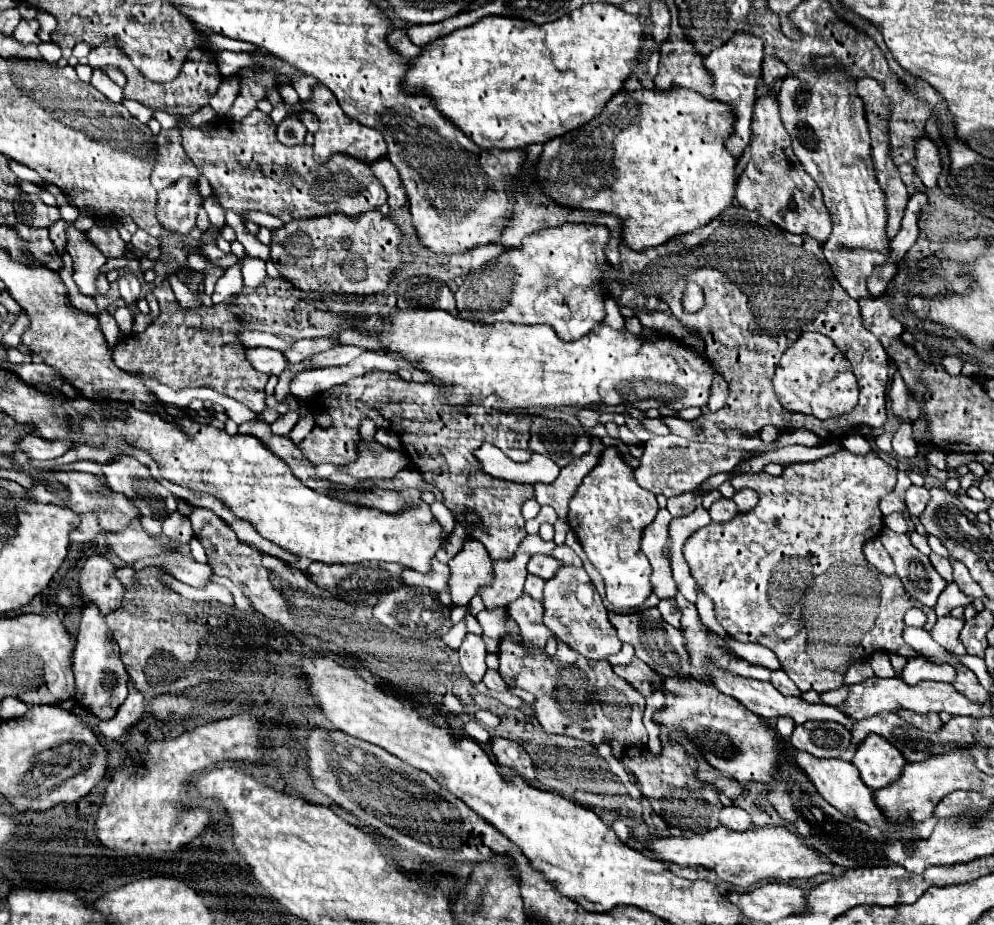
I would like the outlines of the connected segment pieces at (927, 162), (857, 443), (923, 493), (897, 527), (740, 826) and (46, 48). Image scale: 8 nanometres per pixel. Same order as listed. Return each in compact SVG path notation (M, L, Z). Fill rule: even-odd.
M921 139L915 145L915 173L927 189L937 187L937 177L941 173L941 161L937 155L937 147L929 139Z
M857 429L849 431L849 433L841 439L841 443L843 443L845 449L849 449L851 453L857 453L857 455L863 455L863 453L869 453L869 451L871 451L871 443L869 443L865 437L861 437Z
M911 485L911 487L907 489L905 503L907 503L907 509L909 509L911 515L917 515L917 517L919 517L919 515L923 513L927 501L929 501L929 491L927 491L925 487L915 487L915 485Z
M901 513L887 515L883 521L885 521L885 525L887 525L891 531L895 531L895 533L907 533L907 523L905 523L905 519L903 519Z
M723 807L721 809L721 815L719 815L721 823L733 831L745 831L745 829L751 829L753 823L751 823L751 817L747 811L743 811L741 807Z
M53 41L41 42L38 46L41 57L48 64L56 64L58 60L62 57L60 48Z

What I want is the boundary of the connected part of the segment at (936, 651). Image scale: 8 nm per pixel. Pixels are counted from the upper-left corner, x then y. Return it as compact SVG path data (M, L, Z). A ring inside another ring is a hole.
M905 627L903 631L903 637L905 641L917 651L917 653L925 653L925 655L937 655L937 657L943 657L945 649L933 641L933 637L925 631L925 629L917 629L917 627Z

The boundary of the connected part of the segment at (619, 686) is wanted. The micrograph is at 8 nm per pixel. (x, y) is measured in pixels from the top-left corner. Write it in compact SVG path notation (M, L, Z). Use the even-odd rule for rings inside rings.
M521 595L517 601L513 601L507 607L509 615L517 621L521 627L523 643L517 645L511 639L503 639L499 647L499 673L507 685L515 685L519 689L531 691L535 695L535 719L547 733L567 735L581 741L587 741L589 745L597 747L601 743L619 741L623 747L647 745L647 731L643 725L643 707L645 697L637 693L625 679L617 677L607 661L591 663L585 657L577 655L569 645L559 643L559 655L545 657L541 653L531 655L535 649L543 649L547 639L553 637L553 633L543 625L543 603L531 599L529 595ZM579 669L583 679L577 683L563 683L561 675L563 671ZM579 703L585 707L585 711L565 711L563 707Z

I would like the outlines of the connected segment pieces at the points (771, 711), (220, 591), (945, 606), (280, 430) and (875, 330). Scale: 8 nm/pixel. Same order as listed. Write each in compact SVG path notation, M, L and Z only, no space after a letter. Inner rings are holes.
M707 661L707 669L711 671L713 675L713 683L715 687L725 693L725 695L731 695L733 699L737 699L739 703L743 703L749 711L753 711L755 715L761 715L765 717L767 721L775 721L779 717L791 717L797 725L805 723L805 721L837 721L841 725L847 725L847 723L853 723L853 719L845 717L837 707L829 707L829 705L823 705L823 703L817 703L817 705L811 705L807 701L803 701L801 697L785 697L781 695L769 681L755 681L755 679L743 679L743 677L737 677L737 675L731 675L727 671L721 671L717 669L711 661Z
M161 573L159 581L167 589L171 589L171 591L179 593L181 597L185 597L189 601L195 601L195 603L211 603L213 601L213 603L221 603L221 605L229 605L229 607L233 605L233 595L217 583L205 583L203 587L189 587L189 585L177 581L175 577L167 575L167 573Z
M951 583L939 595L939 601L935 605L935 613L937 613L937 617L943 617L943 615L949 615L951 609L955 609L955 607L967 607L971 603L973 603L973 597L967 597L965 593L959 591L959 587L955 583Z
M289 411L289 413L281 415L275 423L271 423L271 431L273 431L273 435L285 435L285 437L287 437L289 431L295 427L297 419L299 419L299 413L295 413L295 411Z
M885 297L861 299L857 301L861 307L861 317L865 329L869 329L877 337L899 337L903 333L903 325L891 317L891 309Z

